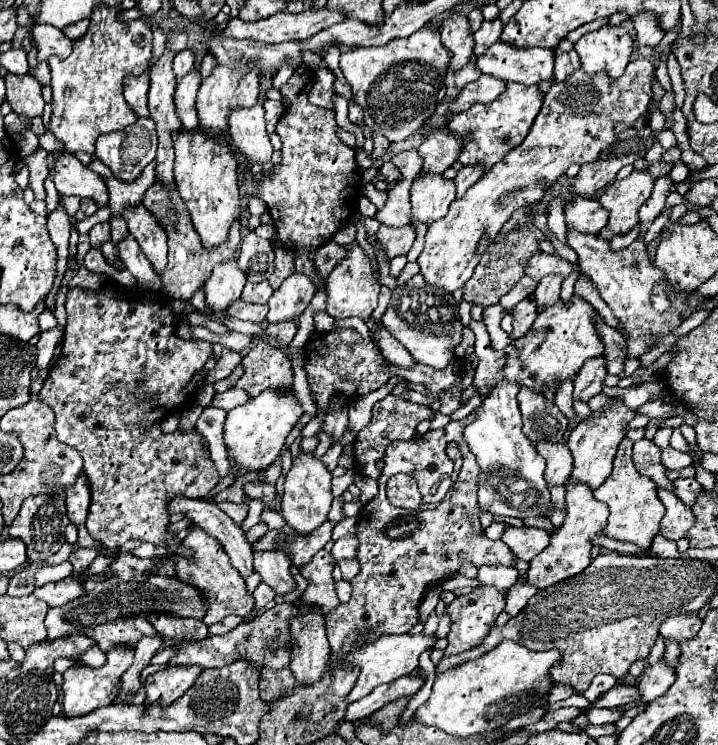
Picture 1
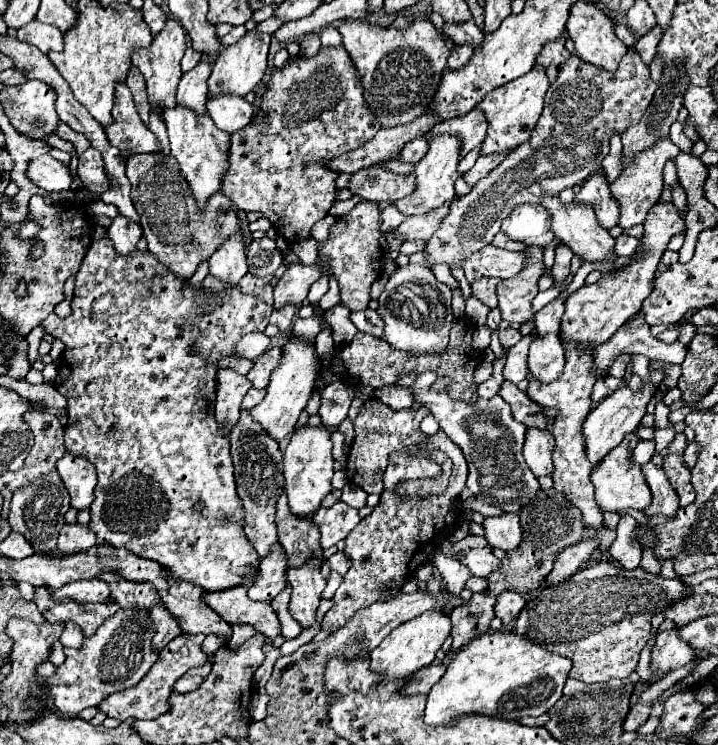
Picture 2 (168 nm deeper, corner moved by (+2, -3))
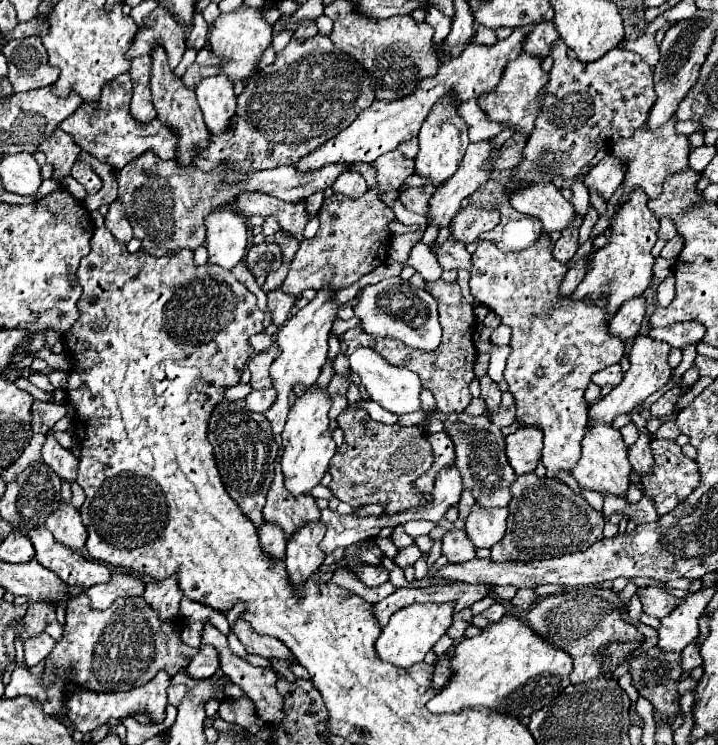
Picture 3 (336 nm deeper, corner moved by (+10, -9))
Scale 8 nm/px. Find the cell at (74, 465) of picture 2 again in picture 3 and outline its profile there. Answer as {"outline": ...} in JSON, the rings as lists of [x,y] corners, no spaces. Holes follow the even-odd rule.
{"outline":[[[51,431],[47,433],[47,443],[45,443],[41,455],[43,455],[45,465],[47,465],[49,469],[53,469],[63,481],[67,481],[67,483],[75,483],[75,481],[77,481],[79,461],[75,459],[75,455],[73,455],[69,449],[61,447],[61,445],[55,441],[55,437],[53,437]]]}

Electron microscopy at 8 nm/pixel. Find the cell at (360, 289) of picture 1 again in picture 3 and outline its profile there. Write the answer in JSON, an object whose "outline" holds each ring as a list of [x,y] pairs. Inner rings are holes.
{"outline":[[[395,149],[389,151],[389,155],[381,155],[379,159],[375,159],[373,169],[377,185],[369,189],[363,197],[345,199],[341,195],[333,195],[323,203],[323,209],[319,211],[321,227],[313,239],[307,239],[299,245],[299,251],[289,263],[289,273],[281,283],[283,293],[299,297],[305,289],[345,289],[385,263],[387,247],[391,243],[387,223],[393,221],[395,215],[393,209],[383,203],[381,197],[385,195],[385,191],[389,193],[393,187],[403,185],[403,181],[413,173],[413,159],[403,157]]]}

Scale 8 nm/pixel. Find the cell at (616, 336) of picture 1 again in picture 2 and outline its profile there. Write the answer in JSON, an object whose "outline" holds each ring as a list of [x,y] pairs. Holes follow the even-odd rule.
{"outline":[[[619,355],[619,357],[613,361],[613,365],[609,367],[609,375],[611,375],[611,377],[619,377],[619,379],[625,377],[625,371],[627,371],[629,361],[631,361],[629,355]]]}

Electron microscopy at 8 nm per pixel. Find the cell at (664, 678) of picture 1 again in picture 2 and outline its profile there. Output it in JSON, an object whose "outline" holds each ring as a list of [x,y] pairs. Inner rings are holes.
{"outline":[[[673,627],[669,631],[661,631],[657,635],[657,645],[655,645],[653,657],[651,657],[651,665],[655,669],[653,677],[659,671],[669,673],[675,667],[687,665],[693,657],[695,657],[693,649],[689,649],[689,645],[685,645],[685,641],[681,641],[679,627]]]}

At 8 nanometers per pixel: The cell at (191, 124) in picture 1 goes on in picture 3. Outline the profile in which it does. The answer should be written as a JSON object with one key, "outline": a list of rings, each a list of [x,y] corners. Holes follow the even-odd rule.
{"outline":[[[193,63],[187,71],[185,71],[185,75],[181,77],[181,81],[183,81],[183,85],[185,87],[197,87],[197,83],[201,83],[203,79],[207,79],[207,77],[213,77],[213,75],[219,75],[221,71],[217,71],[217,65],[213,65],[213,67],[201,67],[201,65],[197,65],[197,63]]]}

